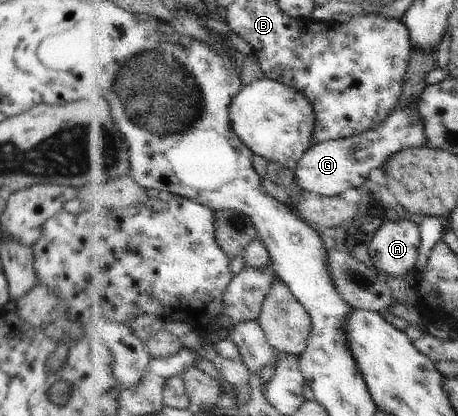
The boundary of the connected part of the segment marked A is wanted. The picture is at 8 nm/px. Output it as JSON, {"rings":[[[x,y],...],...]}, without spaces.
{"rings":[[[419,219],[389,220],[372,243],[371,257],[382,275],[406,277],[416,270],[422,243]]]}

